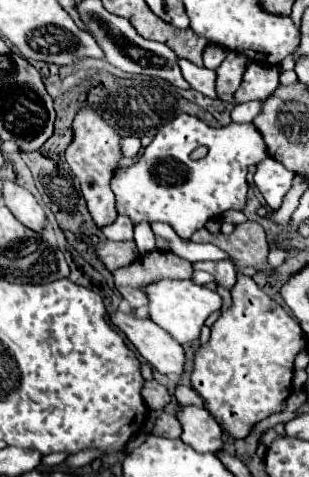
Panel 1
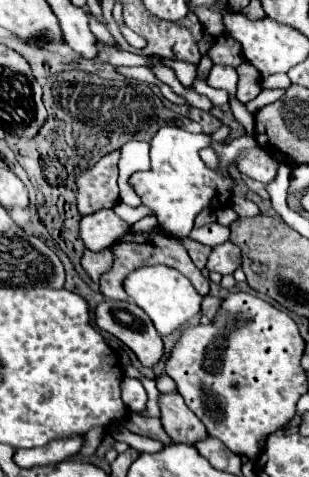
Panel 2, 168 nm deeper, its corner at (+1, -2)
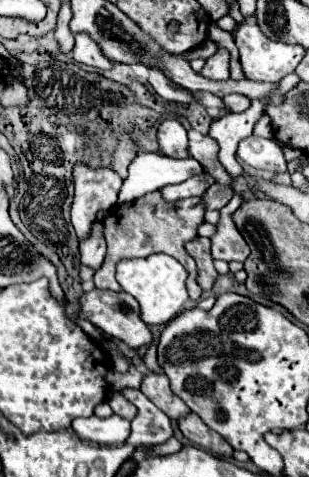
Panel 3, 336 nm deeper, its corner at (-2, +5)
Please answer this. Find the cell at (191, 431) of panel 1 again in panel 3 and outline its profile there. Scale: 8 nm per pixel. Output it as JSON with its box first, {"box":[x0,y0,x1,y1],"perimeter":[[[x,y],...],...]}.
{"box":[140,373,192,421],"perimeter":[[[146,373],[140,391],[158,407],[162,409],[172,421],[180,421],[184,419],[188,413],[192,413],[188,409],[188,405],[184,405],[184,401],[180,401],[180,397],[176,397],[172,393],[170,381],[164,373]]]}

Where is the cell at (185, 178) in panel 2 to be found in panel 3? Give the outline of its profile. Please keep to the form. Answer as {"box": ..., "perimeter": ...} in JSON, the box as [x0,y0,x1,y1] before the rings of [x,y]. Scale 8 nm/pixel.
{"box":[158,119,188,159],"perimeter":[[[170,119],[164,121],[158,127],[158,145],[160,145],[160,153],[172,159],[188,159],[188,131],[182,127],[180,121]]]}

